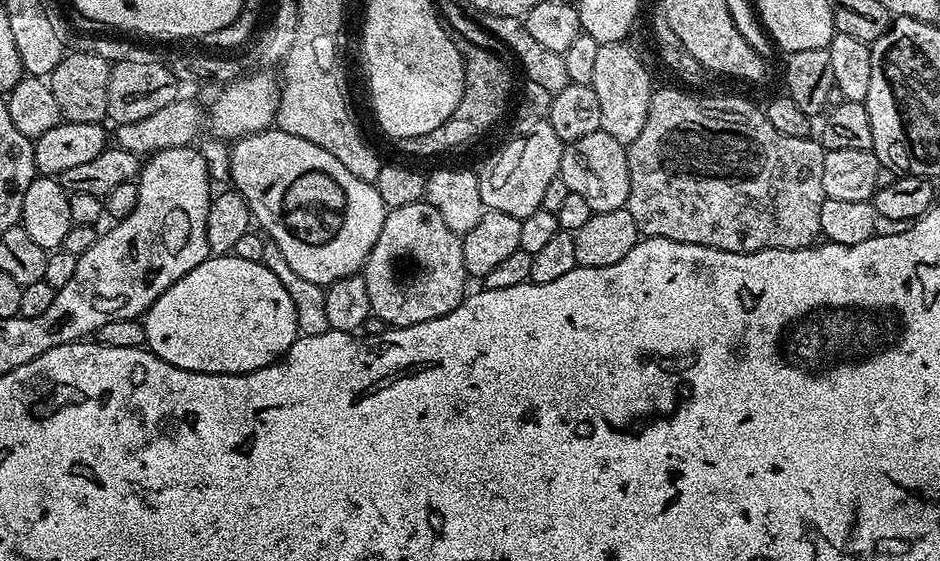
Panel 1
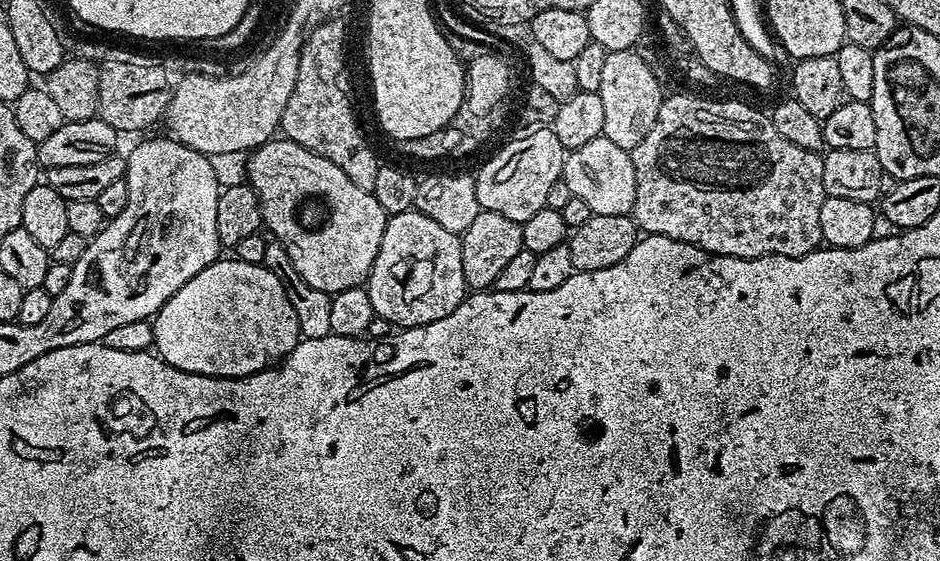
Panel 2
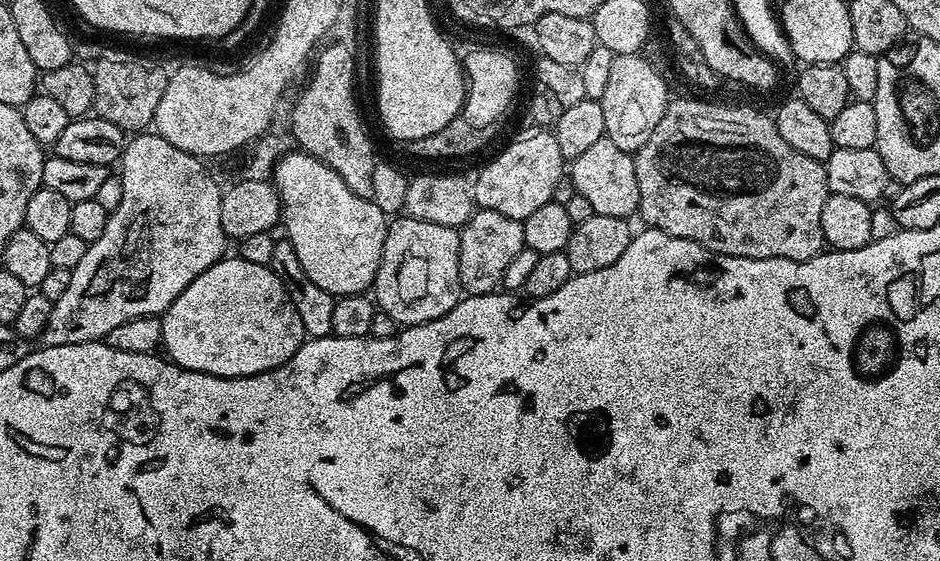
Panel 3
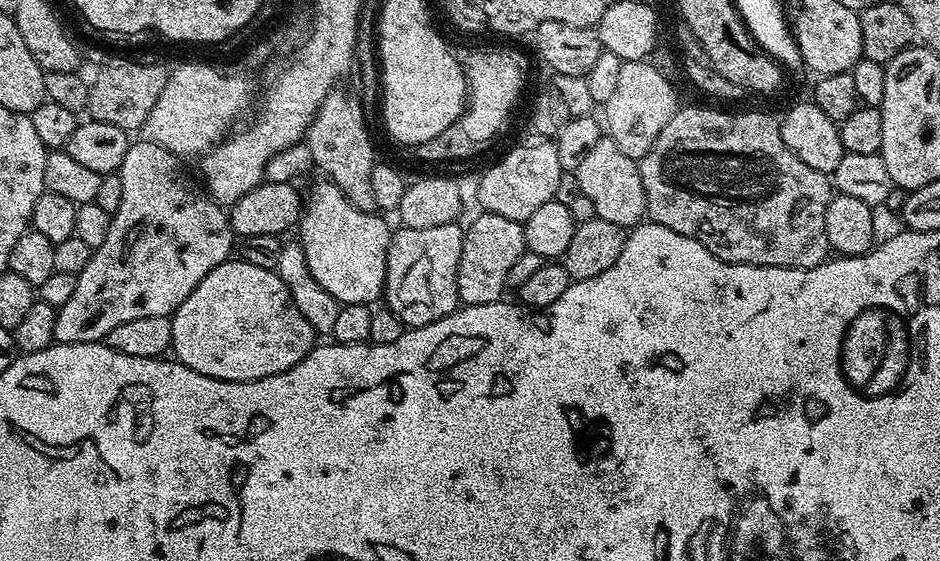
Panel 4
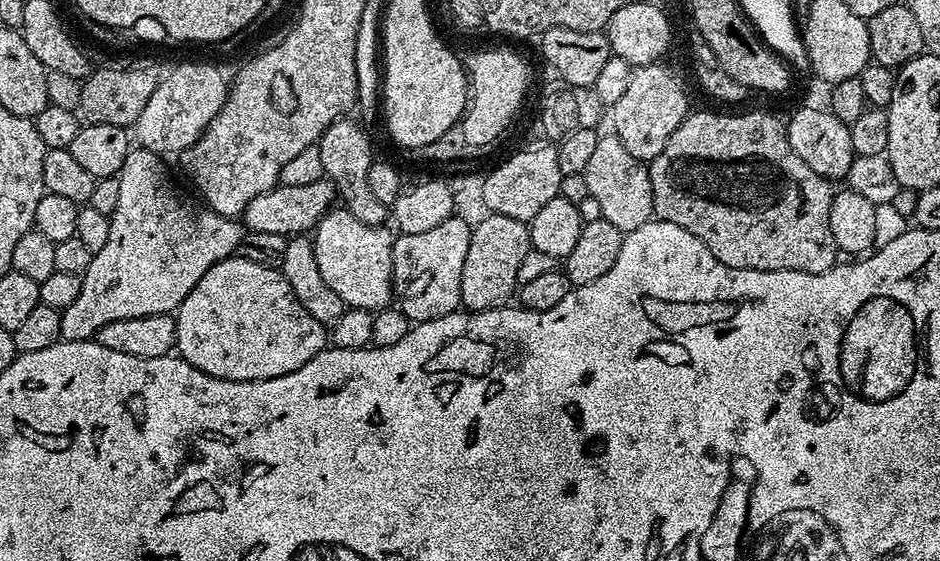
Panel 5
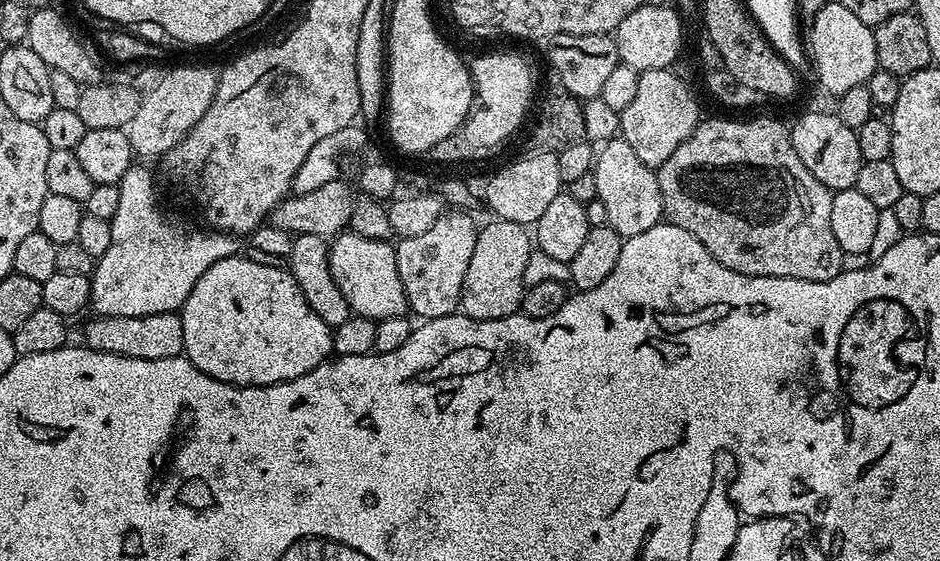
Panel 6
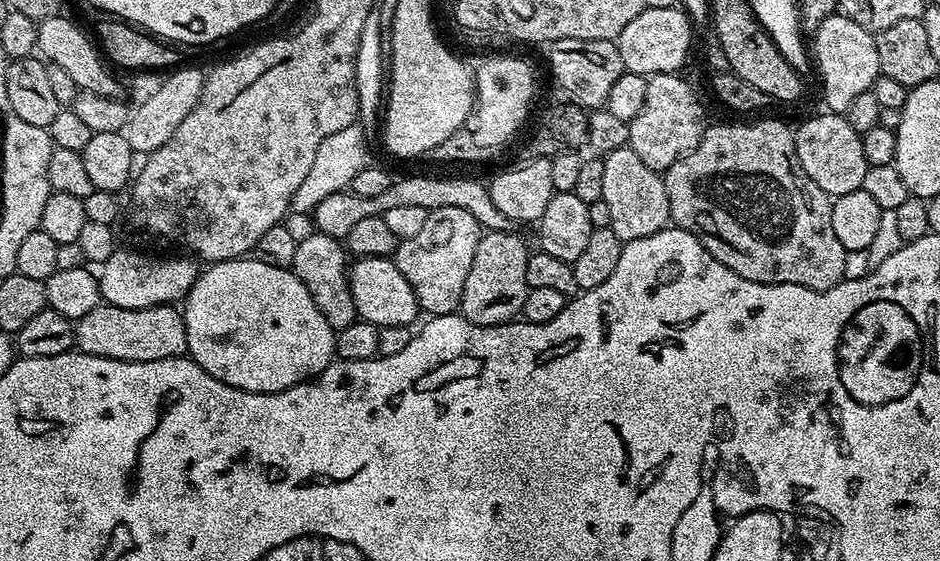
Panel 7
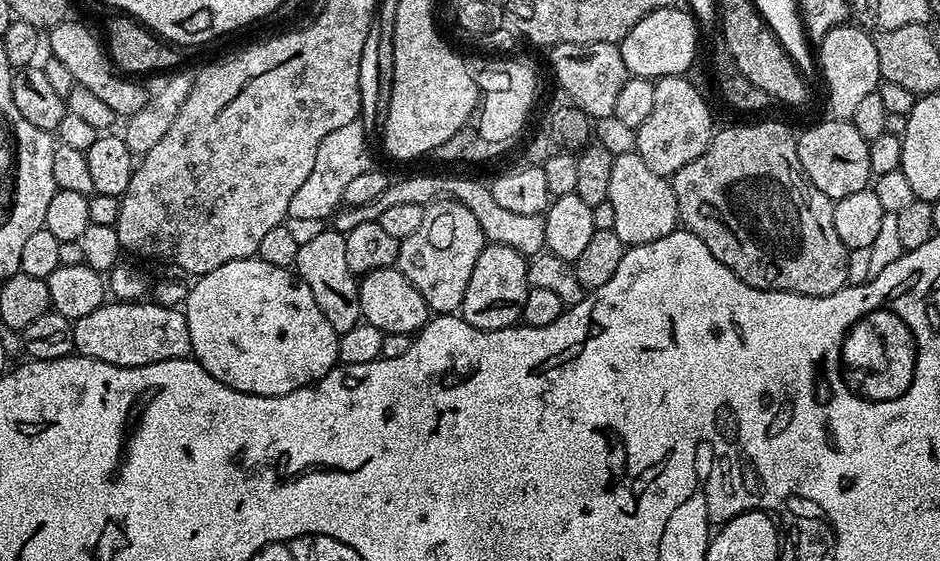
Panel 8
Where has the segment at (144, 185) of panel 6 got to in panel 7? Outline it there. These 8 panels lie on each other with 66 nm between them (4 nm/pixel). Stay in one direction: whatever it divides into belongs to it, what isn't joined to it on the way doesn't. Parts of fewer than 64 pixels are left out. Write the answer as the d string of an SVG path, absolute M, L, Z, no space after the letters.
M113 252L98 272L101 301L122 306L126 310L142 310L159 304L174 304L185 299L196 281L198 266L193 259L181 257L155 260L154 257L143 256L140 252Z

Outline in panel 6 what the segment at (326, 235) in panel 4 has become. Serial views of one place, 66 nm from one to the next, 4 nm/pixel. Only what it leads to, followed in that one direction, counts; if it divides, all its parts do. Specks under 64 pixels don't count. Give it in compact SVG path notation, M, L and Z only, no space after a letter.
M345 230L331 241L328 261L330 274L334 274L334 282L338 282L355 315L378 321L409 311L406 290L402 290L402 278L398 278L396 250L389 241L362 238L357 232Z

